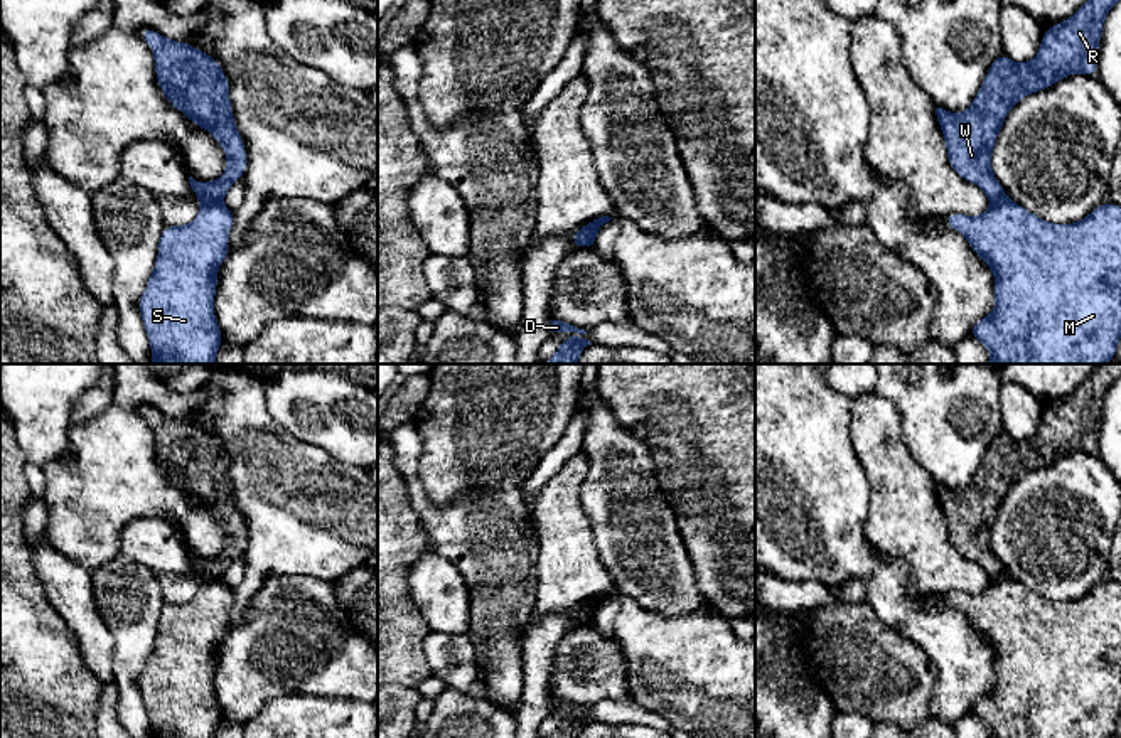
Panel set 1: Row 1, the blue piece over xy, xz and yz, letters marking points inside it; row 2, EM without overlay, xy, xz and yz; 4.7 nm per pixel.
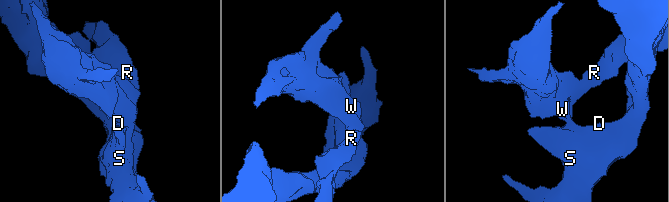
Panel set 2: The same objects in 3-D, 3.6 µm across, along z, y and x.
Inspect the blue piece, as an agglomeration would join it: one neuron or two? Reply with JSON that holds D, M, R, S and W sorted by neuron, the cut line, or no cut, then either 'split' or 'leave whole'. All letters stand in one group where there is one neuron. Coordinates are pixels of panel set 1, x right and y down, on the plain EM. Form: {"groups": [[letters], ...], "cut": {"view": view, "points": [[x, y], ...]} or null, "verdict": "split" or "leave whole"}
{"groups": [["D", "M", "S"], ["R", "W"]], "cut": {"view": "xy", "points": [[201, 577], [219, 580]]}, "verdict": "split"}

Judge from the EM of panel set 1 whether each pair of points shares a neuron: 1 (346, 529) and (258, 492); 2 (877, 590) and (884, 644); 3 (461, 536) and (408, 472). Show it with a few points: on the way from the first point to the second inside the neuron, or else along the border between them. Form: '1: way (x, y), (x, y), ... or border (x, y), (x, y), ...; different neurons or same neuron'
1: way (324, 518), (309, 514), (287, 492), (280, 492); same neuron
2: border (865, 602), (884, 624), (914, 642); different neurons
3: way (444, 524), (420, 502), (415, 489); same neuron

